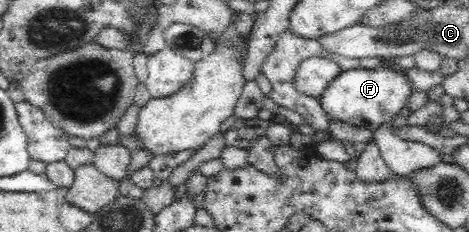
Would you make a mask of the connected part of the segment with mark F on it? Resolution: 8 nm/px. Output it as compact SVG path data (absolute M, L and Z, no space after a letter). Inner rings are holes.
M384 65L374 69L359 66L342 71L329 83L318 101L327 117L375 131L383 123L391 123L414 92L406 71Z

